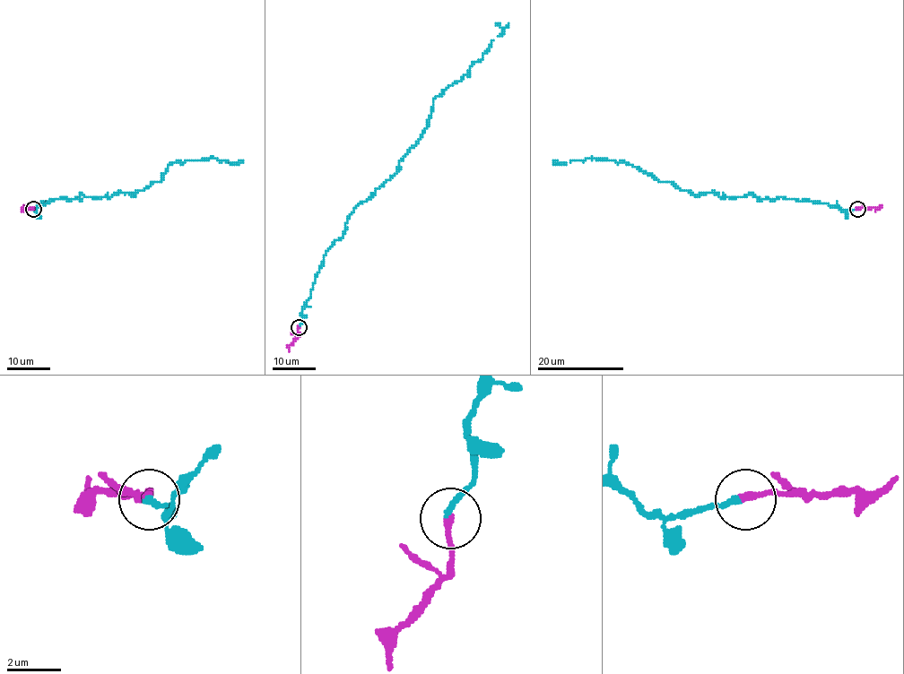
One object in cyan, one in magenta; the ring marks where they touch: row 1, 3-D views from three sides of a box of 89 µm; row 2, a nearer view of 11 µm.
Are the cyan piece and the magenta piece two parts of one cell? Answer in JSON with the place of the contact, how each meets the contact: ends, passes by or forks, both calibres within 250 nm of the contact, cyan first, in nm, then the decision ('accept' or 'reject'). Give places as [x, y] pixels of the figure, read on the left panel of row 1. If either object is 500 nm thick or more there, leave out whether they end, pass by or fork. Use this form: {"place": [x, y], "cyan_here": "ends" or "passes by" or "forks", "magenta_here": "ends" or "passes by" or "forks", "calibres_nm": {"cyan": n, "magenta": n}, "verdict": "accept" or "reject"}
{"place": [33, 209], "cyan_here": "ends", "magenta_here": "ends", "calibres_nm": {"cyan": 240, "magenta": 280}, "verdict": "reject"}

